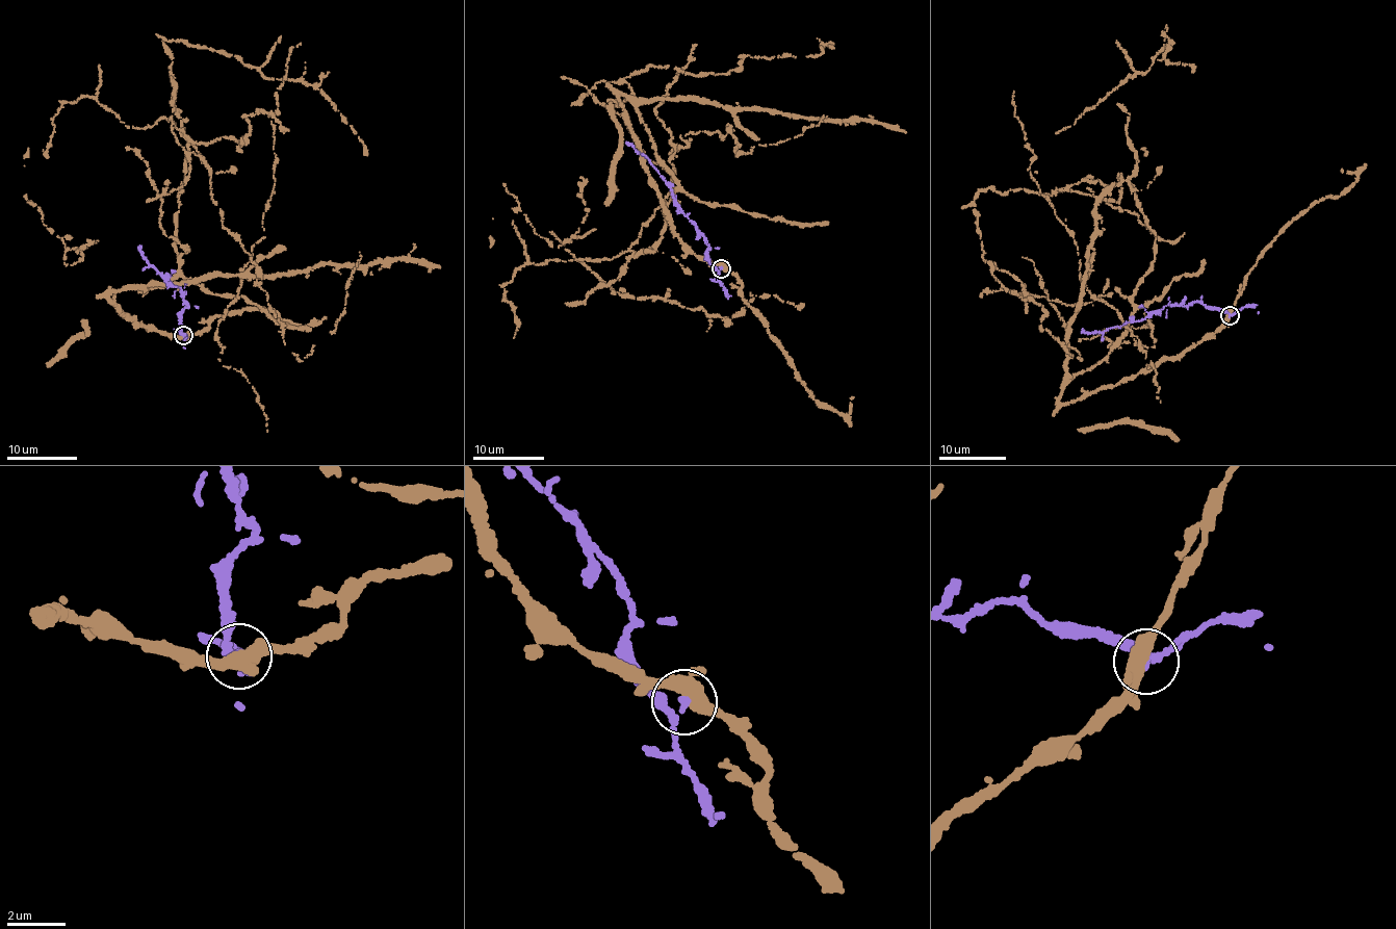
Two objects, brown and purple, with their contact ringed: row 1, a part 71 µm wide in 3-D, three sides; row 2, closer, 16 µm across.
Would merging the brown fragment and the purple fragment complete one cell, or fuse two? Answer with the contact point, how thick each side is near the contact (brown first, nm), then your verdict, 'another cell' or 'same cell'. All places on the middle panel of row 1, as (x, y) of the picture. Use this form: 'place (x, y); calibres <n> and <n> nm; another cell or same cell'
place (721, 268); calibres 360 and 200 nm; another cell

